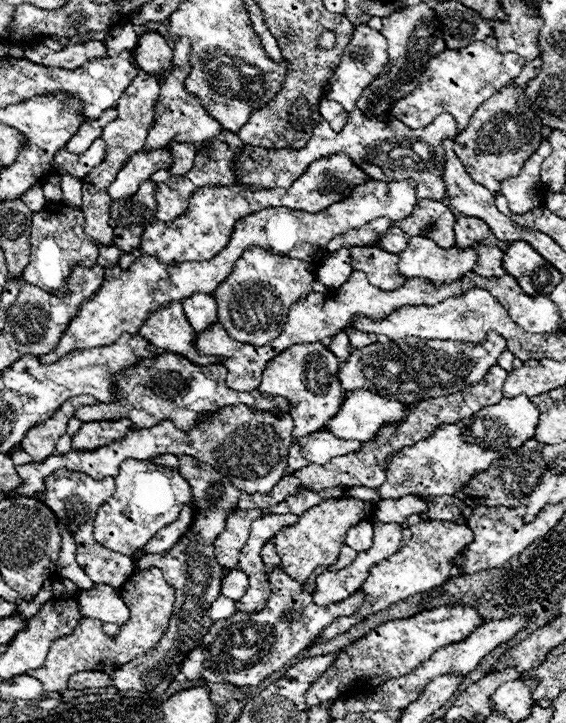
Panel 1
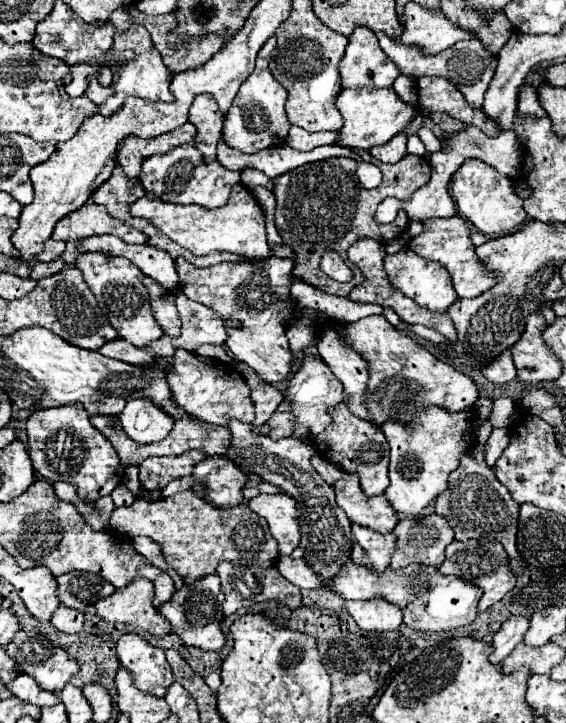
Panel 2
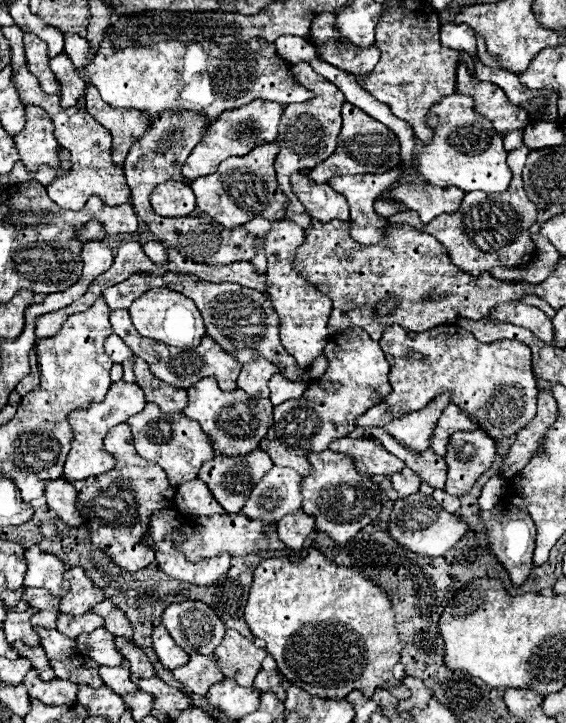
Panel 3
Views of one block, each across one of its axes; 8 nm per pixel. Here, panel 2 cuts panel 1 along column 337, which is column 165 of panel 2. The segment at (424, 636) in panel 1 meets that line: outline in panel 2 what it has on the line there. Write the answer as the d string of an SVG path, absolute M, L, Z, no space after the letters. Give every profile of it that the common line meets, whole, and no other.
M124 634L116 644L116 654L120 666L130 672L138 690L158 698L166 696L174 676L166 662L164 650L150 646L138 634Z

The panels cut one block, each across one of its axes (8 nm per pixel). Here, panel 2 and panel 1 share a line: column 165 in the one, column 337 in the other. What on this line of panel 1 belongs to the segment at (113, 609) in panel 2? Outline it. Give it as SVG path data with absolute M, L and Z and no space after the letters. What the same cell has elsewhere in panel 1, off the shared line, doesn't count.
M408 516L408 520L402 524L402 546L400 550L378 562L370 568L368 578L362 584L362 592L366 594L362 606L352 616L340 616L332 622L330 628L326 628L314 644L322 644L326 640L336 638L338 634L344 634L348 628L358 624L370 614L376 614L390 604L396 604L400 600L406 600L408 596L428 592L432 588L442 586L450 578L450 560L456 556L462 548L466 548L472 542L472 530L466 524L452 524L452 522L424 522L420 516Z

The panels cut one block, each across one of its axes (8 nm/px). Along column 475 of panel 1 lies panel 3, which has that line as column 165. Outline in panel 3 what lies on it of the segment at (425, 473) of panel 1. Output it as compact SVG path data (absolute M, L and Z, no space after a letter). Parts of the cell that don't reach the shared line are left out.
M146 404L142 412L130 416L126 422L134 434L136 452L144 460L162 466L168 476L170 486L174 486L174 488L194 480L200 466L206 460L212 460L216 456L216 452L210 444L210 438L202 432L200 424L186 418L182 412L178 412L178 416L166 416L166 414L162 414L162 410L156 404Z

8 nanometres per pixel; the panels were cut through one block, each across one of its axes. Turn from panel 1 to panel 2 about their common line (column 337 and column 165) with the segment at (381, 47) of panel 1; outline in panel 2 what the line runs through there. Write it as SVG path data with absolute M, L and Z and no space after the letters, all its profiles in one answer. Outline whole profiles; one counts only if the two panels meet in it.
M134 26L130 30L124 32L116 32L114 34L114 52L110 56L106 56L106 60L118 60L126 58L128 64L122 68L122 76L118 80L118 84L114 86L114 96L108 98L102 106L100 106L100 114L102 116L112 116L114 112L118 112L122 108L122 102L126 102L126 98L136 96L136 98L146 98L152 102L172 102L172 94L170 94L170 82L172 82L172 74L168 72L168 68L162 62L162 56L158 54L158 50L154 48L150 34L146 32L146 28L142 26Z

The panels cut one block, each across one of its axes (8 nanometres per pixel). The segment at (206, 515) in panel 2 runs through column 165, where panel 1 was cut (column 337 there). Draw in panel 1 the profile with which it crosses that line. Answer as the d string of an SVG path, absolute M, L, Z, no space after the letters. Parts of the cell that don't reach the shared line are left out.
M326 498L316 508L310 508L308 512L304 512L294 526L284 528L274 536L276 552L282 560L284 572L302 584L316 566L334 564L338 560L338 552L340 552L340 546L344 544L348 528L358 524L360 520L370 520L372 510L374 508L370 504L360 504L360 500Z

